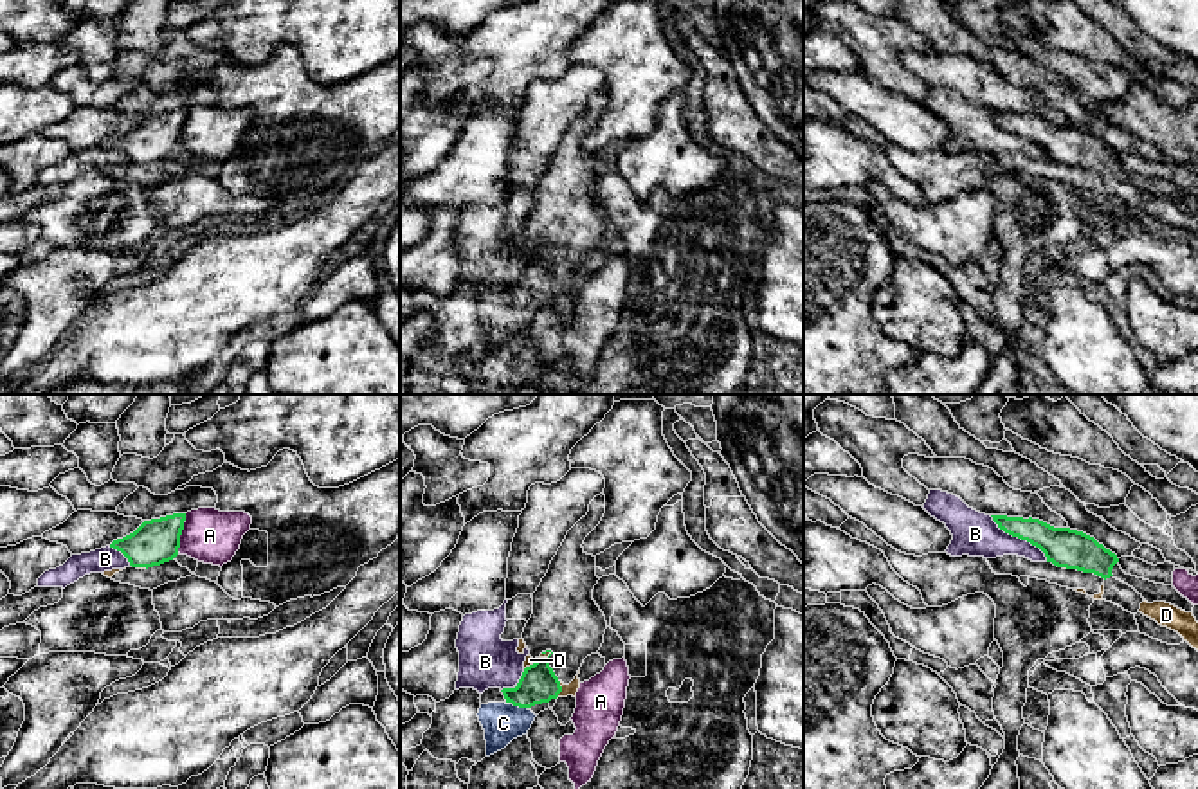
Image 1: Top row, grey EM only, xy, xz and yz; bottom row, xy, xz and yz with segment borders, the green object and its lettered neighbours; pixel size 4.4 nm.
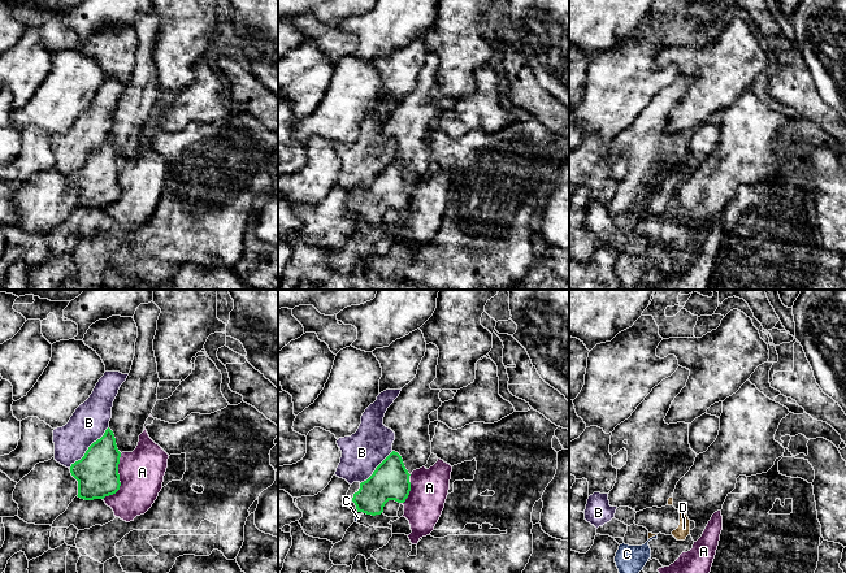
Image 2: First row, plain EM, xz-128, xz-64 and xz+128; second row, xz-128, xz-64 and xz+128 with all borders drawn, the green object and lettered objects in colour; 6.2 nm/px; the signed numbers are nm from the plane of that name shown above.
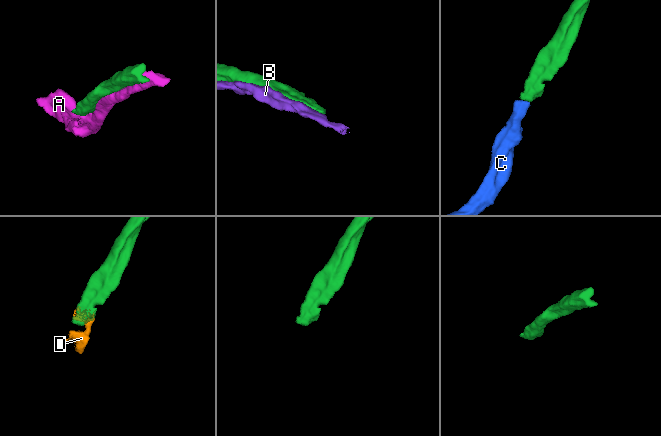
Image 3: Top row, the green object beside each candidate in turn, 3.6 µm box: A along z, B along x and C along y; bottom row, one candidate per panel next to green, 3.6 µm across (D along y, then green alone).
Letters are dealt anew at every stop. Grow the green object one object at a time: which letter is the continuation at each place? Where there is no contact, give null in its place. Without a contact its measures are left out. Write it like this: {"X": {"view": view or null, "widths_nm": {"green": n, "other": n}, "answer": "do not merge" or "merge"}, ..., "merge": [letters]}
{"A": {"view": "xy", "widths_nm": {"green": 200, "other": 240}, "answer": "do not merge"}, "B": {"view": "yz", "widths_nm": {"green": 180, "other": 200}, "answer": "do not merge"}, "C": {"view": "xz", "widths_nm": {"green": 170, "other": 170}, "answer": "merge"}, "D": {"view": "xz", "widths_nm": {"green": 170, "other": 60}, "answer": "do not merge"}, "merge": ["C"]}

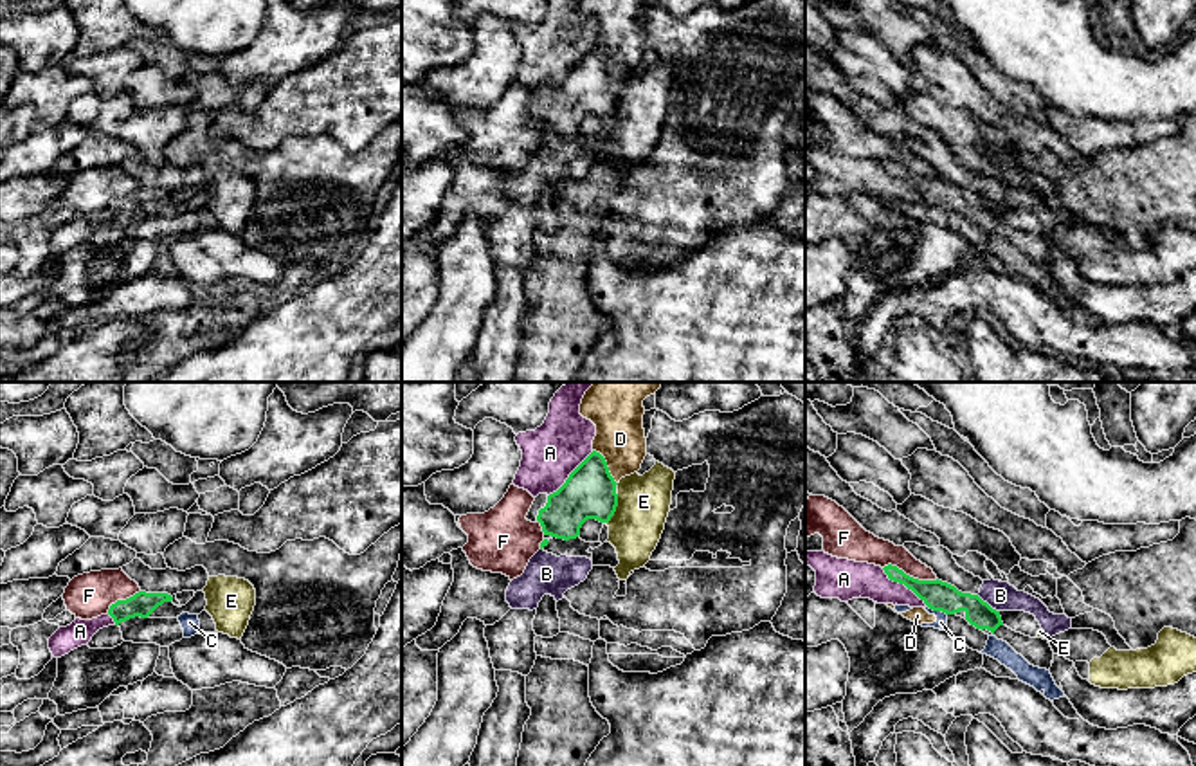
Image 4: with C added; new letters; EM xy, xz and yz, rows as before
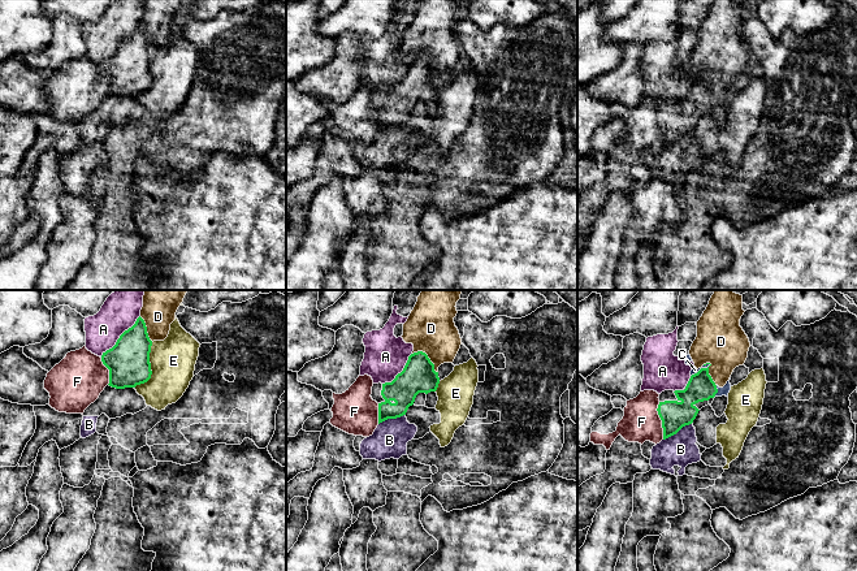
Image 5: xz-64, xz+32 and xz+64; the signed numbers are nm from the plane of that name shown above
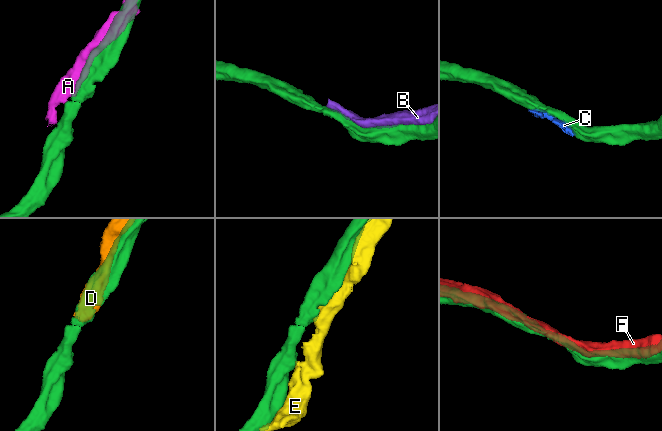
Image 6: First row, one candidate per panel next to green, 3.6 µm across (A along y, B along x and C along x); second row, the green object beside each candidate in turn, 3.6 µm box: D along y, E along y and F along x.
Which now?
{"A": {"view": "yz", "widths_nm": {"green": 140, "other": 170}, "answer": "do not merge"}, "B": {"view": "yz", "widths_nm": {"green": 140, "other": 130}, "answer": "do not merge"}, "C": {"view": "yz", "widths_nm": {"green": 140, "other": 50}, "answer": "do not merge"}, "D": {"view": "xz", "widths_nm": {"green": 240, "other": 220}, "answer": "do not merge"}, "E": {"view": "xz", "widths_nm": {"green": 240, "other": 240}, "answer": "do not merge"}, "F": {"view": "yz", "widths_nm": {"green": 140, "other": 140}, "answer": "do not merge"}, "merge": []}

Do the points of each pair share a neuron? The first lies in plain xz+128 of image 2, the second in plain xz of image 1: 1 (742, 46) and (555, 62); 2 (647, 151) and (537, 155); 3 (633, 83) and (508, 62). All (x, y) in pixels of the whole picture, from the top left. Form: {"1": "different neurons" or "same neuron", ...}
{"1": "different neurons", "2": "same neuron", "3": "same neuron"}

